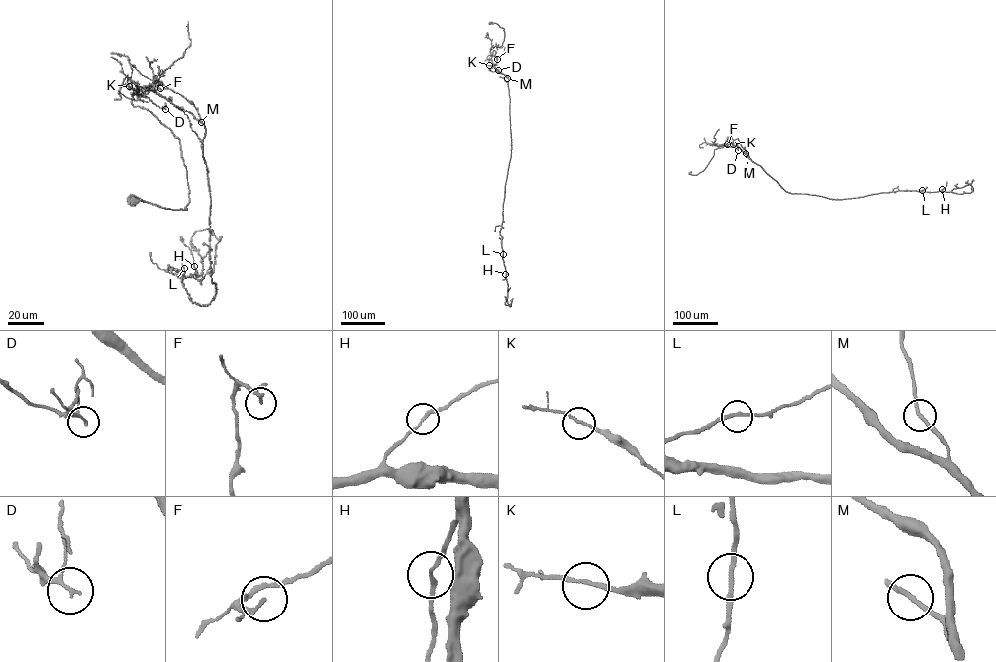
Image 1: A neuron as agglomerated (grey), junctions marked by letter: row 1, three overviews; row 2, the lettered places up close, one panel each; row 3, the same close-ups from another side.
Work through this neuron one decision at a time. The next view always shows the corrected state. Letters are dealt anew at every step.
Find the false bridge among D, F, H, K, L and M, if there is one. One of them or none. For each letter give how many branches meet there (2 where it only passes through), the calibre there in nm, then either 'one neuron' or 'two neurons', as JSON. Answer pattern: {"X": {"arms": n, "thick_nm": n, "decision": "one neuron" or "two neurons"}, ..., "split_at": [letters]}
{"D": {"arms": 2, "thick_nm": 160, "decision": "one neuron"}, "F": {"arms": 2, "thick_nm": 140, "decision": "one neuron"}, "H": {"arms": 2, "thick_nm": 170, "decision": "one neuron"}, "K": {"arms": 2, "thick_nm": 160, "decision": "one neuron"}, "L": {"arms": 2, "thick_nm": 180, "decision": "one neuron"}, "M": {"arms": 2, "thick_nm": 190, "decision": "one neuron"}, "split_at": []}

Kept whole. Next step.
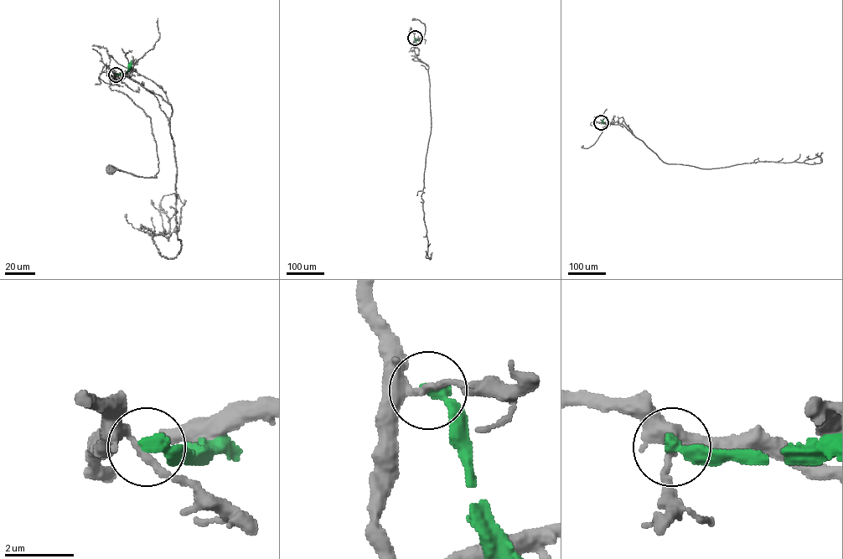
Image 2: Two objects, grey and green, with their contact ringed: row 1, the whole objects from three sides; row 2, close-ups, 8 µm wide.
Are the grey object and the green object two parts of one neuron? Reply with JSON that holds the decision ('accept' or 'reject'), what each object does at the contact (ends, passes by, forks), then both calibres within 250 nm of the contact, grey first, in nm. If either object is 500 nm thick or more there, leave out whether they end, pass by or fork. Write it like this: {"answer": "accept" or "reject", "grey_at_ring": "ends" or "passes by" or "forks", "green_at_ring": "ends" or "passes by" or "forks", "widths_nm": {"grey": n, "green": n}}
{"answer": "reject", "grey_at_ring": "passes by", "green_at_ring": "ends", "widths_nm": {"grey": 200, "green": 360}}

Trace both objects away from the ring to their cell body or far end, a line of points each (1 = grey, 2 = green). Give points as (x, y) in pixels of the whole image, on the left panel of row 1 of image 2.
1: (116, 75), (111, 79), (110, 88), (126, 94), (150, 118), (158, 171), (156, 177), (144, 178), (111, 170)
2: (116, 75), (127, 71), (131, 60)

